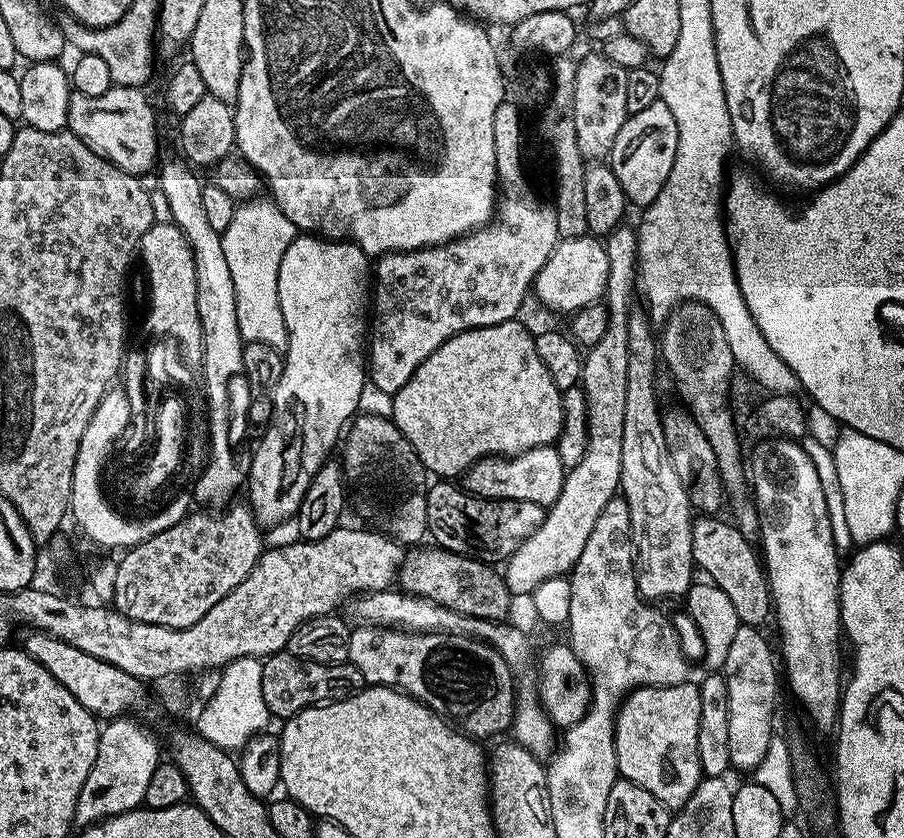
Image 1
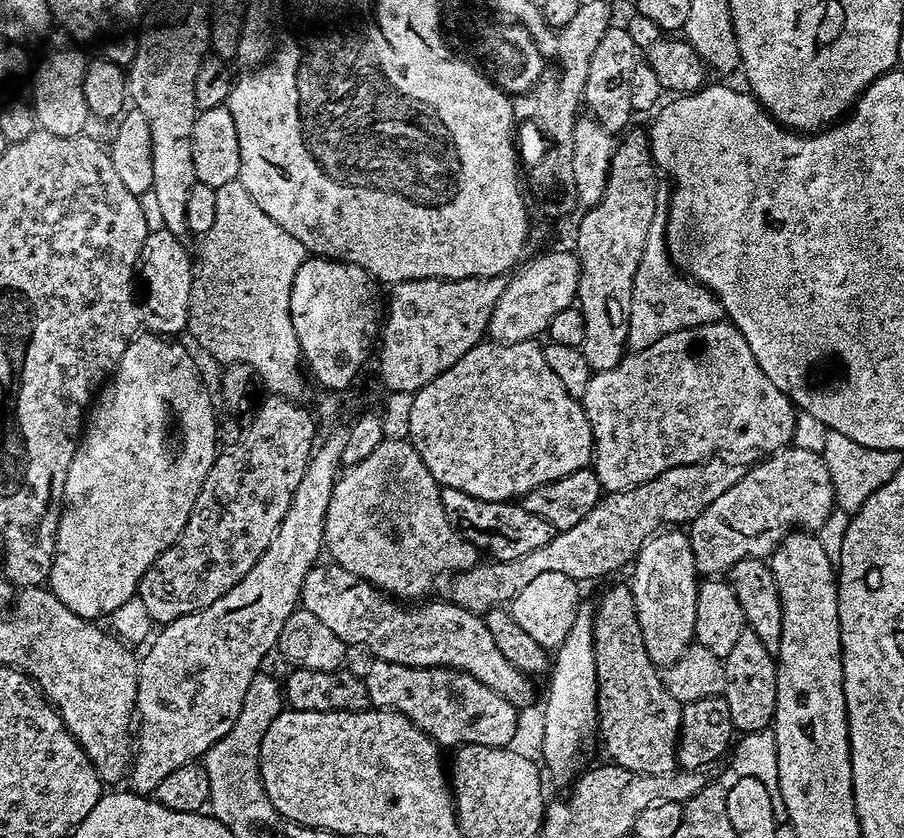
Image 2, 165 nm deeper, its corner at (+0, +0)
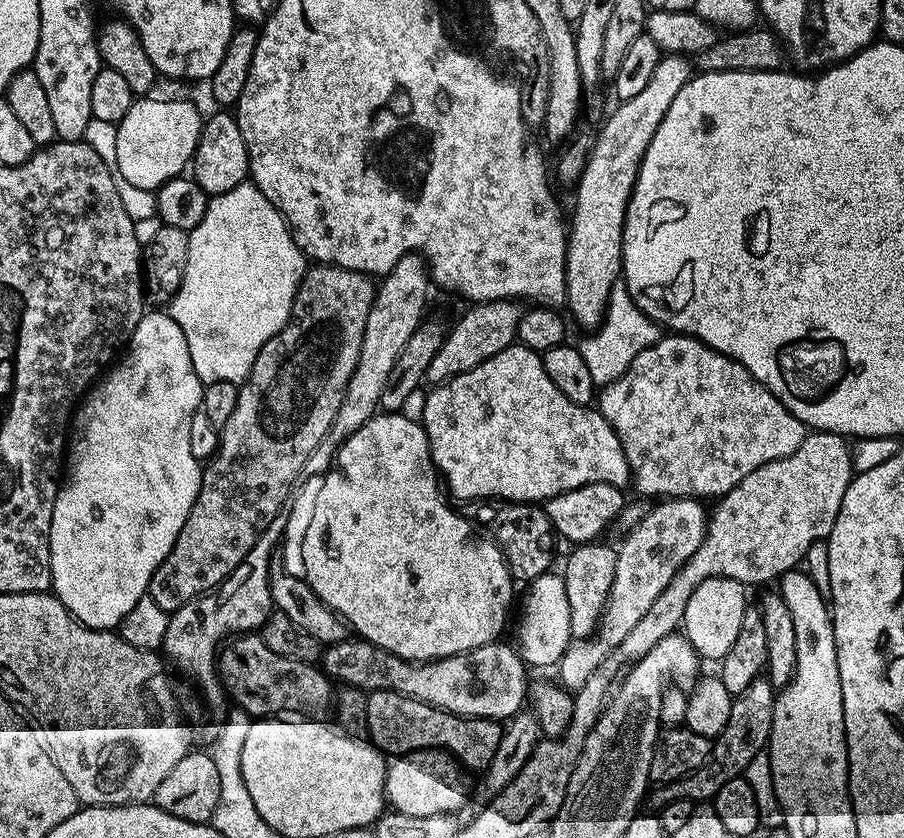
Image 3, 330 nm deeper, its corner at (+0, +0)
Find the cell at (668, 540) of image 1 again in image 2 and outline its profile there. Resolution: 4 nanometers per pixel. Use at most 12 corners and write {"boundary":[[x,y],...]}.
{"boundary":[[649,537],[628,580],[658,668],[695,639],[700,582],[691,537]]}

